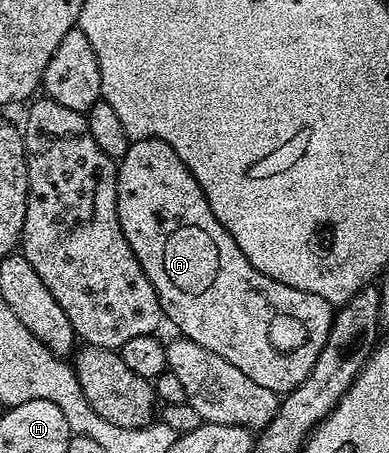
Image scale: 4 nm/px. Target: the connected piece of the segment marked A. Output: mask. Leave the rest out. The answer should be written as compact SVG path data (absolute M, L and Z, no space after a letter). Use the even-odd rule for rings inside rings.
M149 136L137 142L129 141L126 156L119 159L116 171L116 203L118 204L118 224L122 224L122 232L130 244L134 256L138 256L138 264L142 264L142 272L146 272L150 284L154 284L154 292L158 292L163 317L167 321L169 318L180 329L177 331L183 337L194 340L194 344L202 344L202 348L210 348L210 352L222 356L222 360L227 360L229 364L234 364L234 368L246 372L246 376L250 376L250 380L262 384L262 388L270 388L270 392L274 392L278 396L290 393L294 388L298 388L298 384L302 384L302 380L306 380L306 376L310 376L310 368L314 368L314 360L318 360L318 352L322 352L322 348L326 344L334 307L326 300L322 300L322 296L314 296L310 292L290 288L286 284L258 272L254 268L254 264L250 264L250 260L246 260L246 256L242 256L242 248L238 248L238 244L234 244L230 232L226 232L226 228L222 228L222 224L214 216L214 212L210 212L210 204L206 200L198 180L194 180L190 168L186 168L186 164L182 164L182 160L178 160L178 152L174 152L174 148L170 148L170 144L163 142L159 136Z

